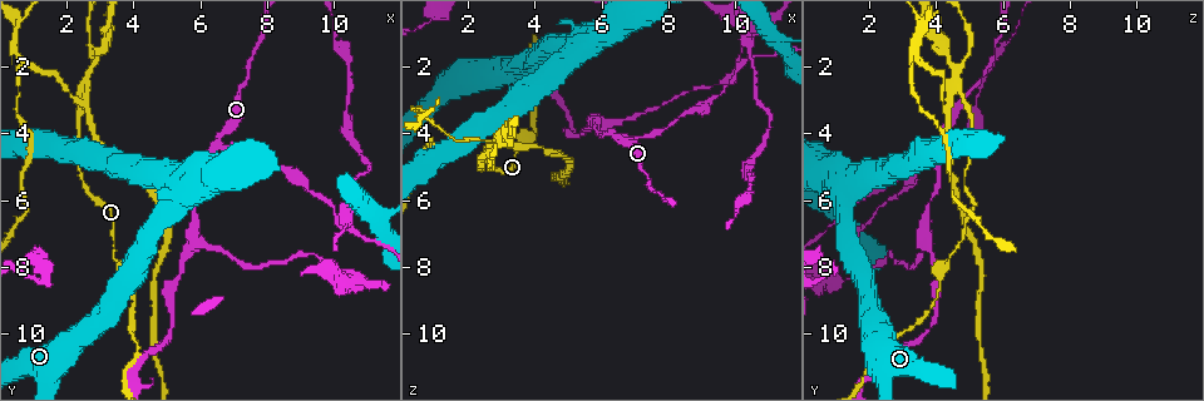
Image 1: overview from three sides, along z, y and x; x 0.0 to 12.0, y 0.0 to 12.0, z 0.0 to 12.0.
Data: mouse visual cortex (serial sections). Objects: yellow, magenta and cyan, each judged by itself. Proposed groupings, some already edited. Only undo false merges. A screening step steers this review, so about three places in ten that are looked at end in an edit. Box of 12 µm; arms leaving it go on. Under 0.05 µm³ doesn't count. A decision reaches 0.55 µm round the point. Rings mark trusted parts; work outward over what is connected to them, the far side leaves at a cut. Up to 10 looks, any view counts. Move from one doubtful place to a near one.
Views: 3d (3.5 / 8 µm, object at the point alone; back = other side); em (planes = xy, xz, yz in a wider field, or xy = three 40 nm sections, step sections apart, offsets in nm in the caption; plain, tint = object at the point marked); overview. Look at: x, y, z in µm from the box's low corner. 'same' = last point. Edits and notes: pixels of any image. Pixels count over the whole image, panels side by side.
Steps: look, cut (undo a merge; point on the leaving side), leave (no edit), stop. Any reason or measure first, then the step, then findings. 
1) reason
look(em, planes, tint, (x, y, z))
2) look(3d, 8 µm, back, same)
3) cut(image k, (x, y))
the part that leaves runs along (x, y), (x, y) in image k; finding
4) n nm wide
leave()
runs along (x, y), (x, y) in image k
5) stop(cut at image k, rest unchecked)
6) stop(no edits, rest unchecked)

look(3d, 3.5 µm, (2.6, 3.1, 4.4))

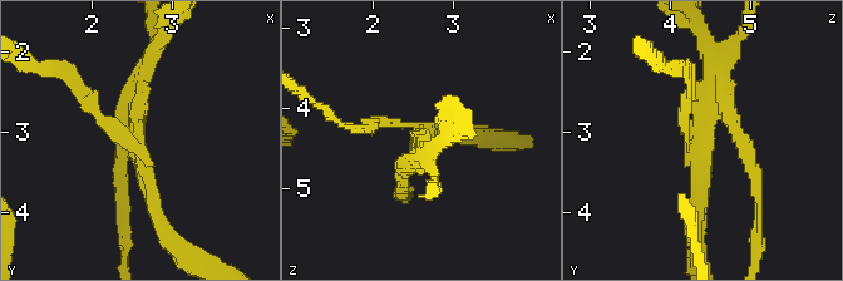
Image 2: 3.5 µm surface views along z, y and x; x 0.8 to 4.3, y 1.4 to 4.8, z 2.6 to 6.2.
4 arms; arms of 150, 200, 200, 200 nm
look(em, xy, step 3, tint, (2.55, 3.00, 4.40))

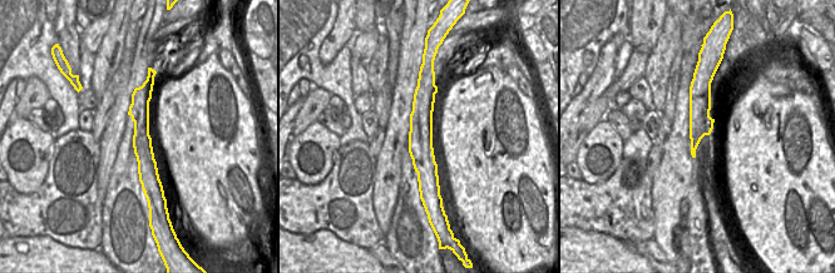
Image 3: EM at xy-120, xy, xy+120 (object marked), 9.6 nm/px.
cut(image 2, (379, 122))
the part that leaves runs along (713, 106), (704, 132), (698, 221) in image 2; a second cell is stuck on

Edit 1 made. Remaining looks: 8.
redraw
look(overview)

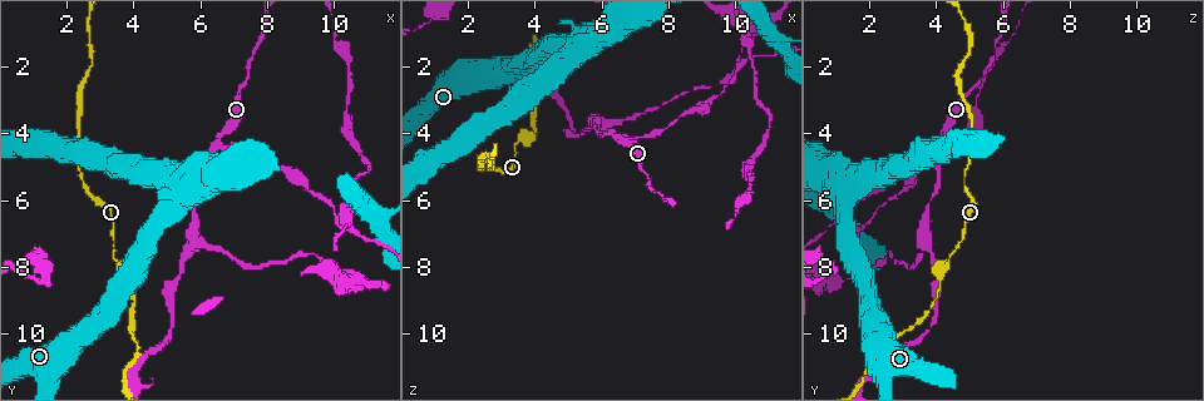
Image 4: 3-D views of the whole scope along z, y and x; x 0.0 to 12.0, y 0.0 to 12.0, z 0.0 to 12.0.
look(3d, 3.5 µm, (6.6, 4.2, 4.1))

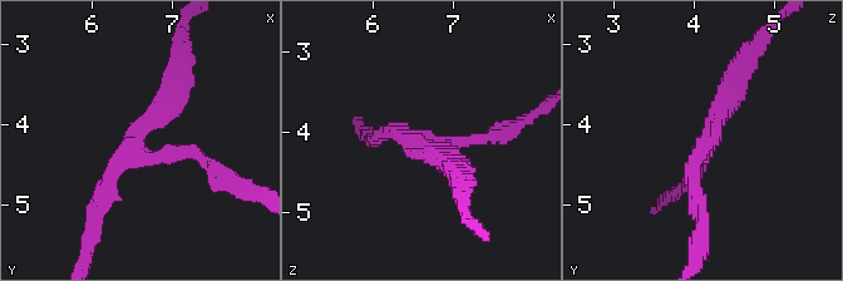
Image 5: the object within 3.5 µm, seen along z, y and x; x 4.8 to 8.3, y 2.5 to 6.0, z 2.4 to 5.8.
3 arms; arms of 150, 200, 300 nm
look(em, xy, step 1, tint, (6.55, 4.25, 4.10))

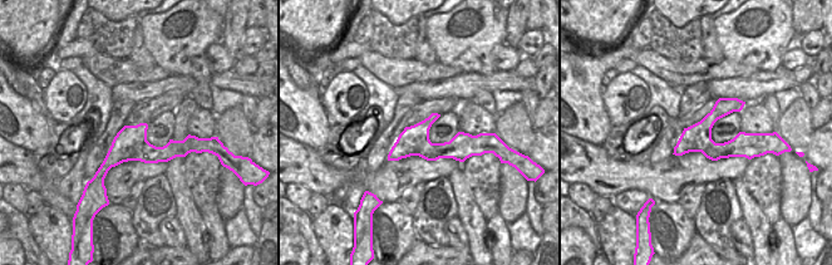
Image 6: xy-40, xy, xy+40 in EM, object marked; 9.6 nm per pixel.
look(em, planes, tint, same)

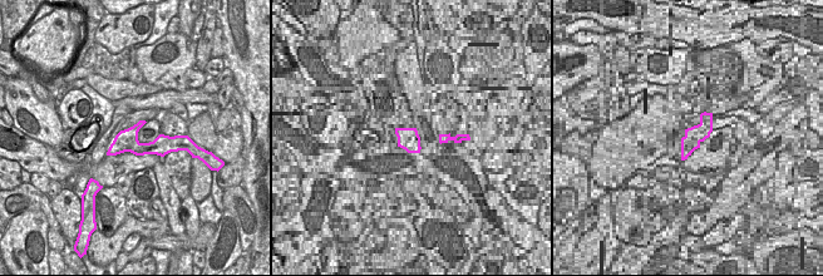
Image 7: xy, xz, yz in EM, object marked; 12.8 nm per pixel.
leave()
runs along (171, 139), (111, 152) in image 7; all the same cell

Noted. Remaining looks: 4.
look(3d, 3.5 µm, back, (5.9, 7.3, 3.8))

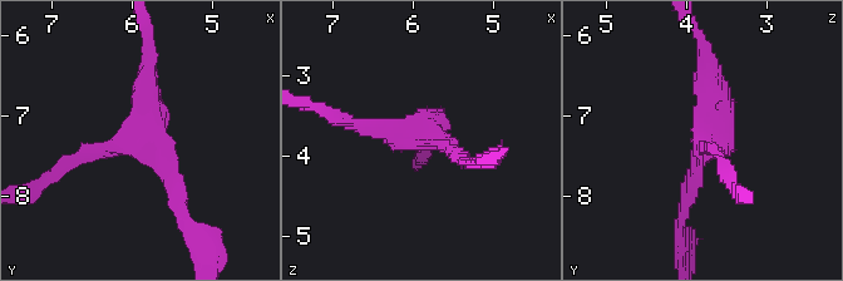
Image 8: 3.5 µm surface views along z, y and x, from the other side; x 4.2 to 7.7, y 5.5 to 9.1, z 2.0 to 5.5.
3 arms; arms of 200, 200, 250 nm
look(em, planes, tint, (5.90, 7.25, 3.70))

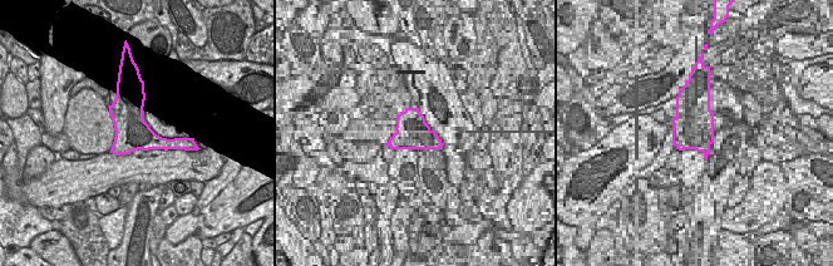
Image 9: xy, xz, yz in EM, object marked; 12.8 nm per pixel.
leave()
runs along (149, 57), (146, 134), (64, 164) in image 8; continuous, no second cell

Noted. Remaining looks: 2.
look(em, planes, tint, (10.5, 8.3, 0.8))

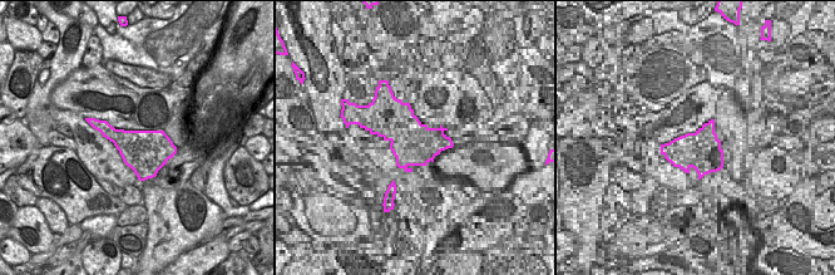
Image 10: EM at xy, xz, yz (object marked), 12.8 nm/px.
wider look
look(3d, 3.5 µm, same)

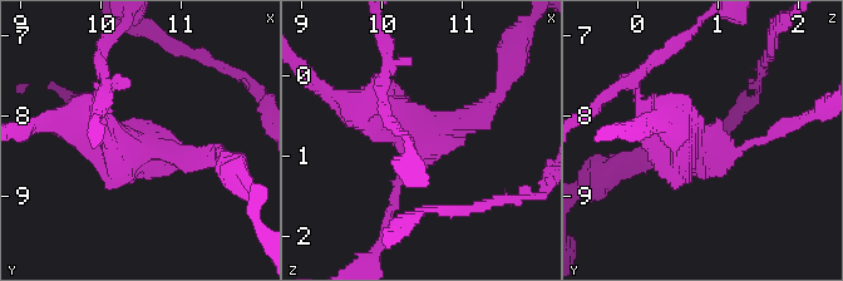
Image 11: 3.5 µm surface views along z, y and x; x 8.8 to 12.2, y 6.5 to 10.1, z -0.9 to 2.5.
arms of 100, 250, 400 nm
cut(image 11, (99, 153))
a second cell is stuck on

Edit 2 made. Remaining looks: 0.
stop(cut at image 2, cut at image 11, rest unchecked)

